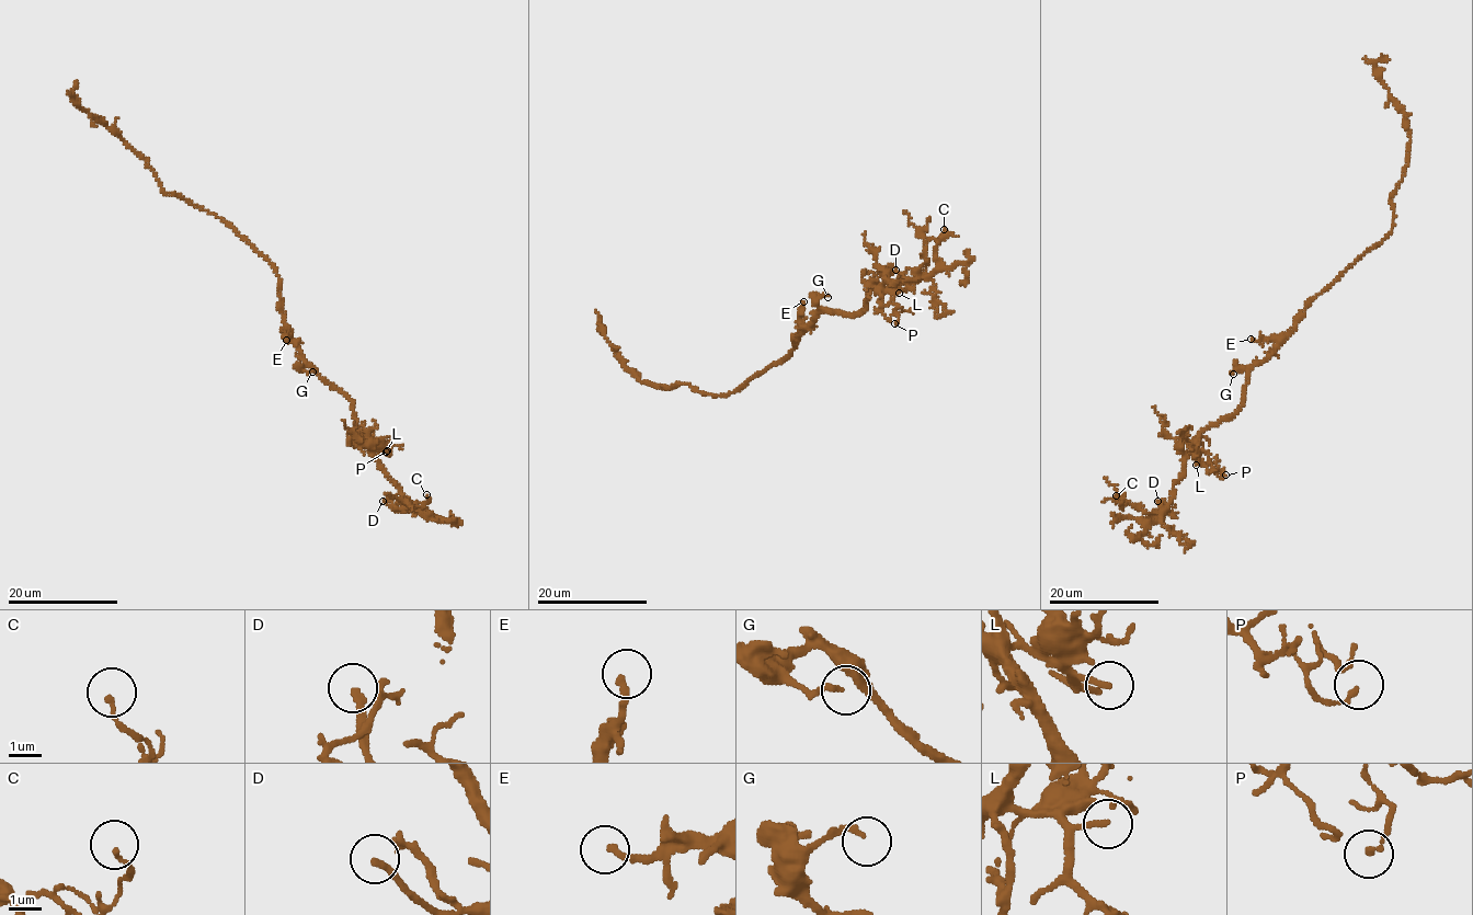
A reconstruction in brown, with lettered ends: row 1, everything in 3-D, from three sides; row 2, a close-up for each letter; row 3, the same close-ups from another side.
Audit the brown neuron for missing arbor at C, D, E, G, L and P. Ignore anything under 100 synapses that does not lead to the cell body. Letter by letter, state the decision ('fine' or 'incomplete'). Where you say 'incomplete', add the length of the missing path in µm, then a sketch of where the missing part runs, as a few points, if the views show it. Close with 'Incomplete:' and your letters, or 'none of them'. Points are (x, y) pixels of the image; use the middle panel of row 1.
C: fine
D: incomplete; about 50 µm are missing; missing branch runs (895, 270), (864, 259), (810, 215), (790, 216), (753, 209)
E: fine
G: fine
L: fine
P: fine
Incomplete: D

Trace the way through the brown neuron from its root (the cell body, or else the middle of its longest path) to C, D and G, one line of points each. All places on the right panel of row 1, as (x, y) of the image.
C: (1305, 309), (1251, 370), (1237, 409), (1201, 433), (1163, 509), (1142, 512), (1126, 503), (1123, 509), (1116, 495)
D: (1305, 309), (1297, 324), (1251, 370), (1237, 409), (1201, 433), (1161, 521), (1157, 501)
G: (1305, 309), (1297, 324), (1265, 359), (1233, 374)

